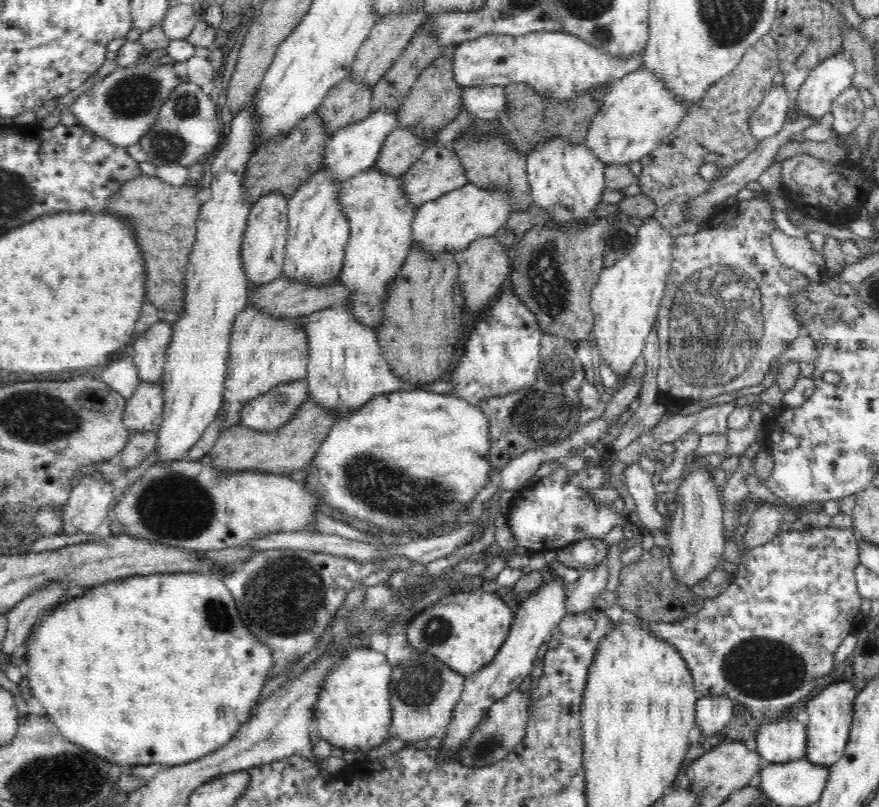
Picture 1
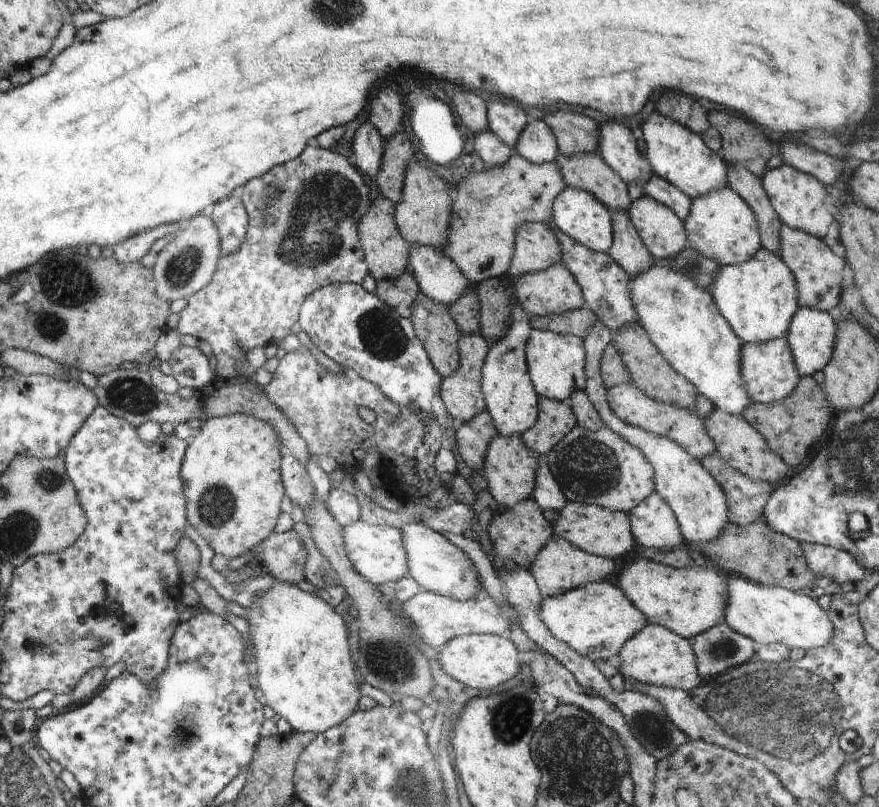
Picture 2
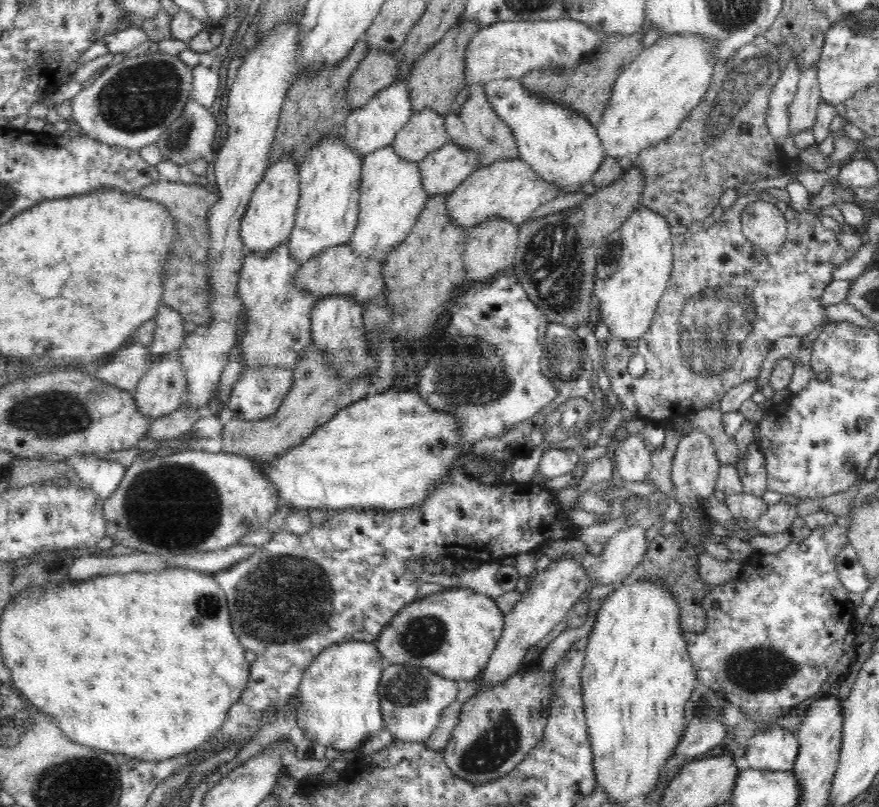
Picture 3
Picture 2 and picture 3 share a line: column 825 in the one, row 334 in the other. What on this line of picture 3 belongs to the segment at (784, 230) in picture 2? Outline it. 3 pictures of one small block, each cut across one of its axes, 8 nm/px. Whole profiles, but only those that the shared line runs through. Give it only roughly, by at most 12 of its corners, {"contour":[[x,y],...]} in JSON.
{"contour":[[288,243],[249,253],[239,279],[243,370],[294,370],[316,298]]}

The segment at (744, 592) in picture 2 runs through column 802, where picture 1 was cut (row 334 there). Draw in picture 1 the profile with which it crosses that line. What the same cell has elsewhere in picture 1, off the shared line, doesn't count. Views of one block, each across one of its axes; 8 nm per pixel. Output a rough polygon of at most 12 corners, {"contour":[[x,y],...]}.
{"contour":[[652,217],[591,292],[594,338],[616,375],[657,320],[673,238]]}

